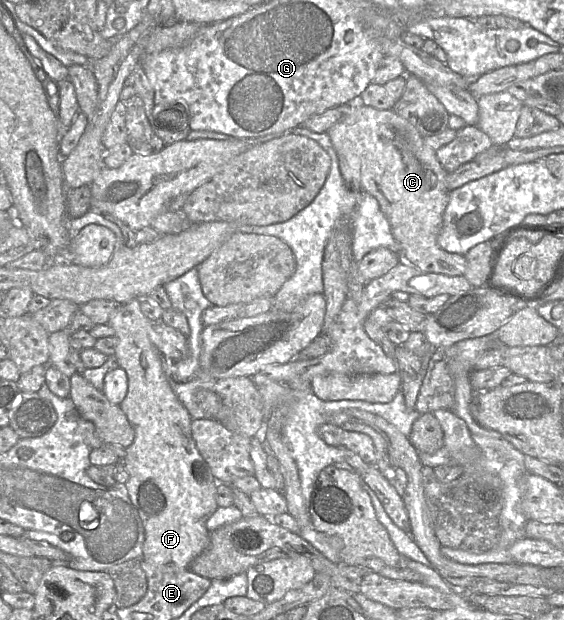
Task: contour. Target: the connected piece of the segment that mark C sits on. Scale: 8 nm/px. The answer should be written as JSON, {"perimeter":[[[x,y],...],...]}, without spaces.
{"perimeter":[[[359,98],[355,106],[326,132],[337,154],[345,183],[355,177],[360,189],[378,201],[399,244],[400,261],[424,272],[464,275],[467,268],[465,255],[446,252],[437,244],[449,200],[450,192],[446,187],[448,173],[416,128],[393,110],[366,106]]]}

